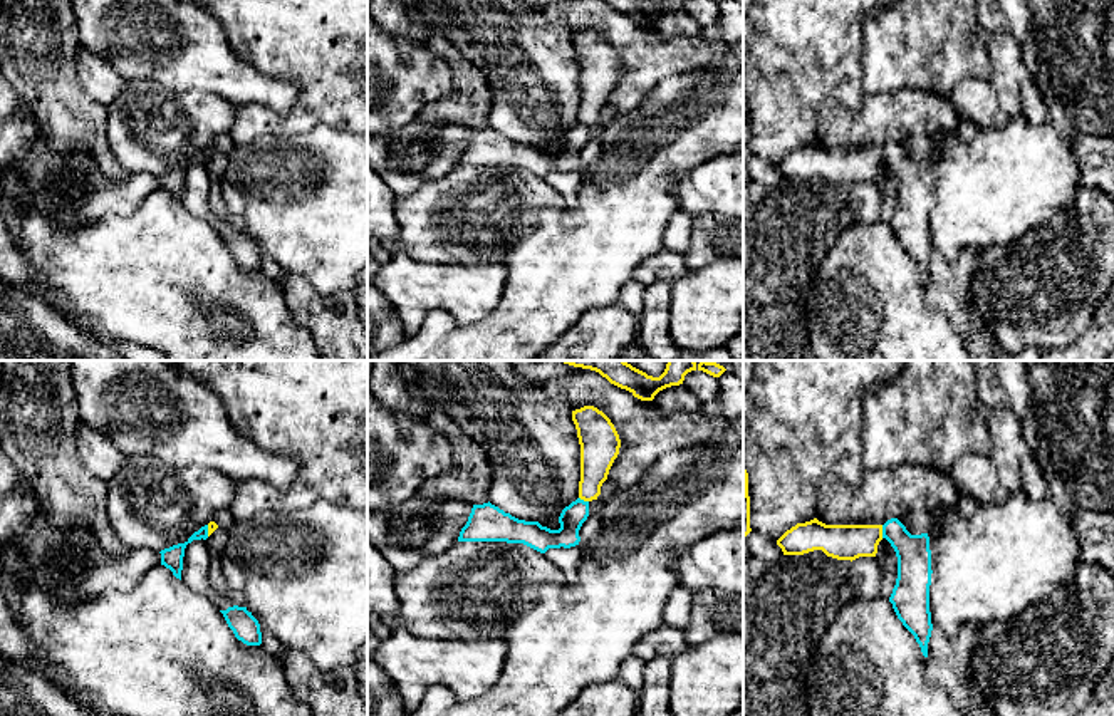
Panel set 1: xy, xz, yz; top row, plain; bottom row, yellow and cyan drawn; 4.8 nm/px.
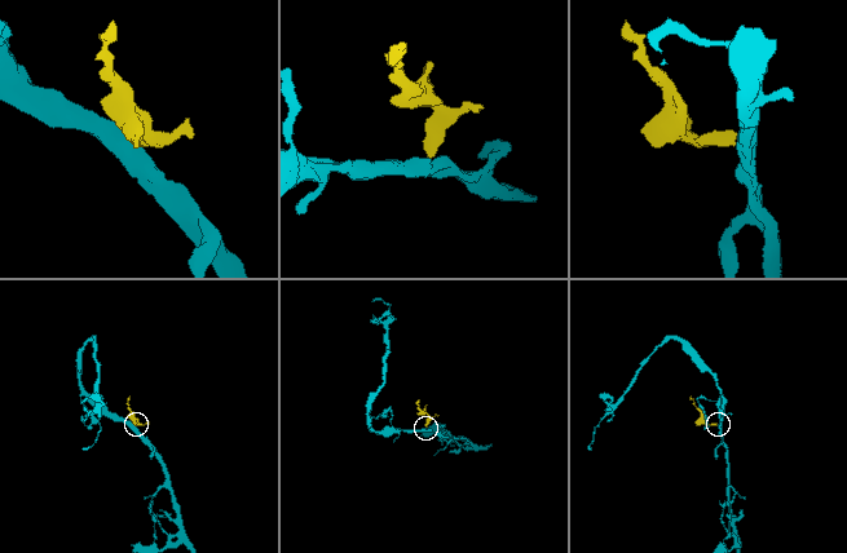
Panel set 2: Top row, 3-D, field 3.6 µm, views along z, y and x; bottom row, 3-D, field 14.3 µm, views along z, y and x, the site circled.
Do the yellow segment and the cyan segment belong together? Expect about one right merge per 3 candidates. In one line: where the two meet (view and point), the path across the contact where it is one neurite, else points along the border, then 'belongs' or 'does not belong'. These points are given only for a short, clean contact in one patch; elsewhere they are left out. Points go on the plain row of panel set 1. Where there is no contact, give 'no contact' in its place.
yz (881, 156) | along yz (881, 150), (883, 161) | does not belong

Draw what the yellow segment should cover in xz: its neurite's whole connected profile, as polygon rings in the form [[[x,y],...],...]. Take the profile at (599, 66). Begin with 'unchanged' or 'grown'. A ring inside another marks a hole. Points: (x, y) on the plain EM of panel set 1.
unchanged; [[[594,30],[572,35],[572,45],[580,69],[579,122],[592,126],[601,119],[621,64],[611,44]]]

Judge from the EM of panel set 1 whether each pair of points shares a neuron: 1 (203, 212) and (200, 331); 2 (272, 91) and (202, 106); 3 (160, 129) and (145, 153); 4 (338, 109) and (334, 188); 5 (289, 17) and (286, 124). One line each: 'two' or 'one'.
1: two
2: two
3: one
4: two
5: one

